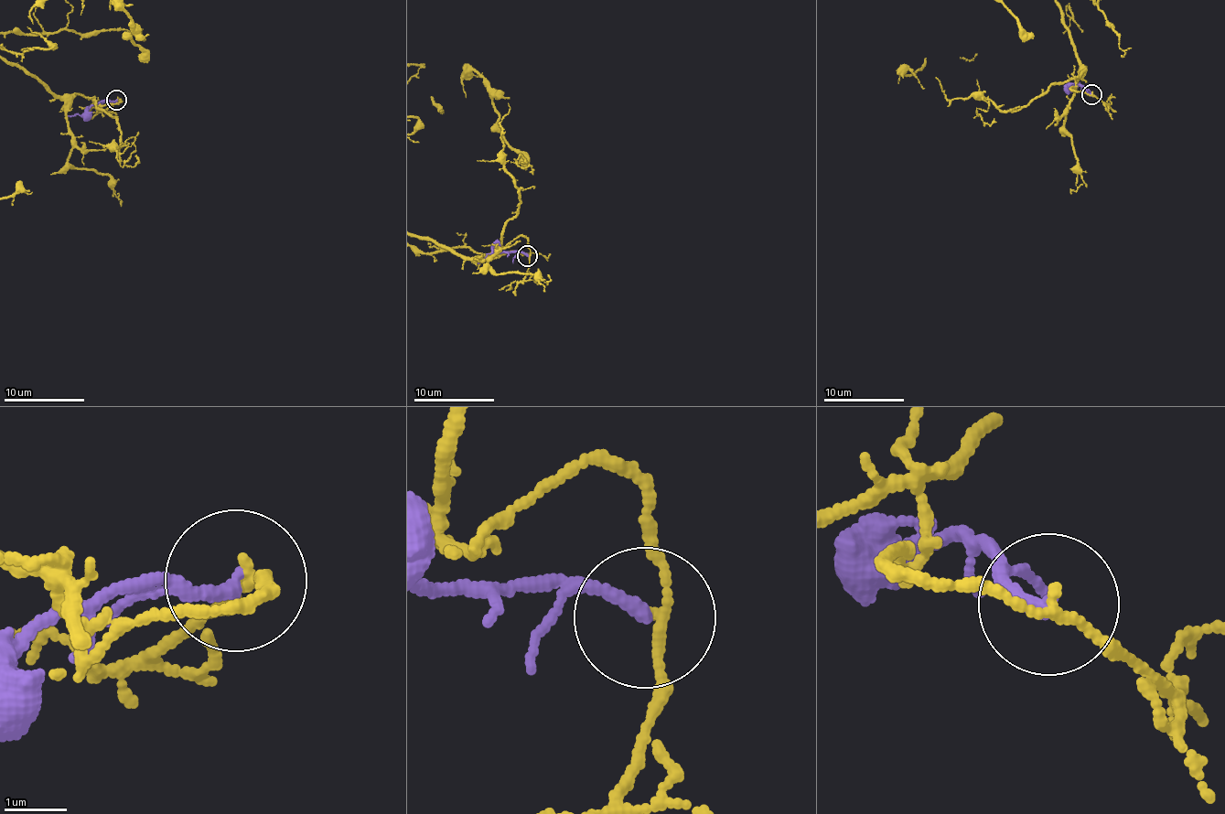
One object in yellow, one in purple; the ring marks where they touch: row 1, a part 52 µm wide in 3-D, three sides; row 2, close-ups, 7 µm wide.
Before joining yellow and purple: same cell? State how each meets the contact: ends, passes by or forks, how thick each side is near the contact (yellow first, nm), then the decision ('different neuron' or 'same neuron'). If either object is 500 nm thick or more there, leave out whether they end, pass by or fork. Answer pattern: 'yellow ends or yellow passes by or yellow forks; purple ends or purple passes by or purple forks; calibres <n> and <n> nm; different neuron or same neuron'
yellow passes by; purple ends; calibres 130 and 220 nm; different neuron

